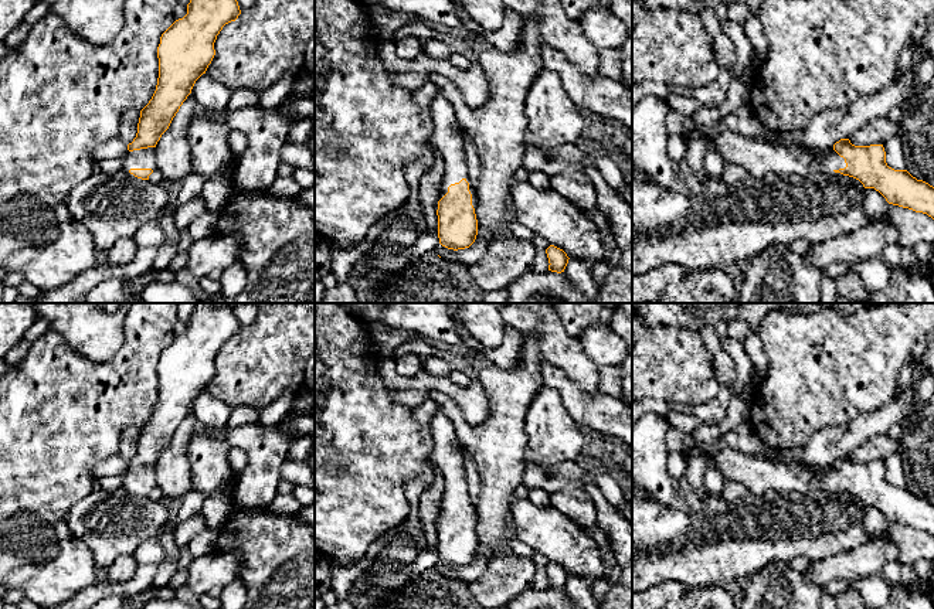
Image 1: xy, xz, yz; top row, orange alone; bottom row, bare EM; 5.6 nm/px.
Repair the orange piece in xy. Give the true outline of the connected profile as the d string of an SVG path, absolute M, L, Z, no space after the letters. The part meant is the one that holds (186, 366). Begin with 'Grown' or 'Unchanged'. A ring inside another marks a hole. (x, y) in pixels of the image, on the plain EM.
Grown. M196 303L187 331L162 351L156 408L140 428L136 455L128 462L129 469L122 477L129 493L149 497L157 486L157 459L211 381L217 353L240 331L234 309Z

